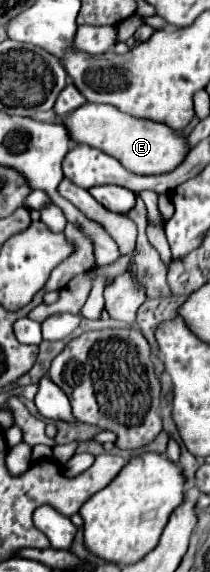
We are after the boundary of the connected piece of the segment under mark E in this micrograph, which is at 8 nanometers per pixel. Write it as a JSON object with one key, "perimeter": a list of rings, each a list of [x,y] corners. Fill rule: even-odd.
{"perimeter":[[[86,103],[84,107],[70,113],[64,121],[64,125],[70,131],[70,137],[74,143],[86,143],[90,147],[96,147],[112,157],[116,157],[128,171],[138,175],[160,175],[170,173],[178,165],[182,165],[184,157],[188,157],[190,149],[186,143],[186,137],[172,127],[140,117],[132,117],[126,113],[120,113],[114,105],[96,105]]]}

